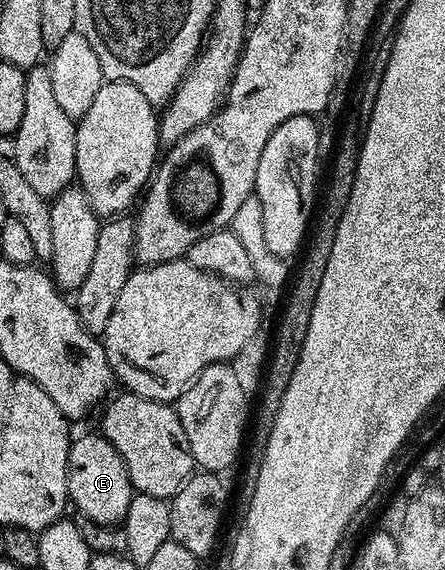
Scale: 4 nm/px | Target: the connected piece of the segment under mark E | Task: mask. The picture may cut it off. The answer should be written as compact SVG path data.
M101 434L82 436L73 441L68 454L68 500L74 504L81 515L92 522L111 526L121 525L128 514L128 506L136 494L128 470L124 466L124 458Z

